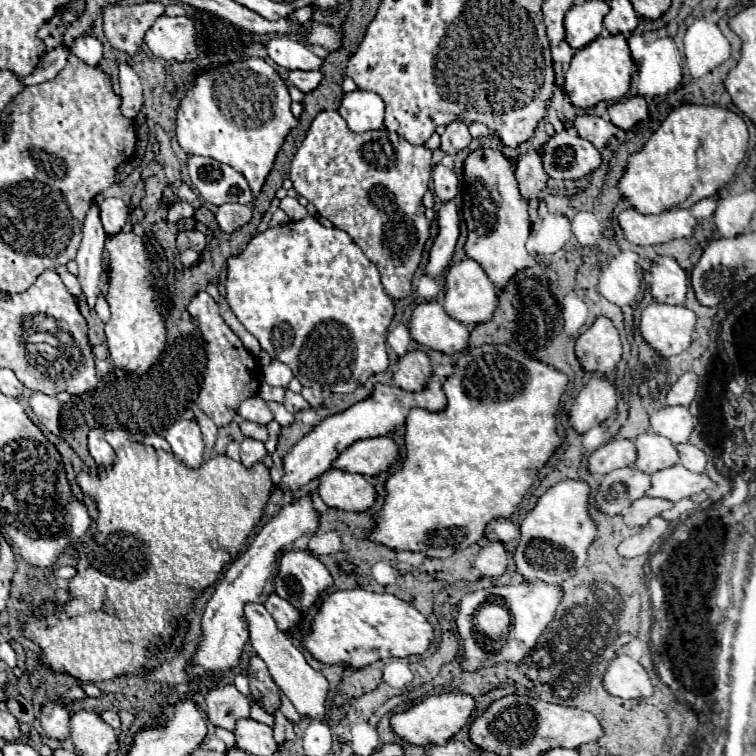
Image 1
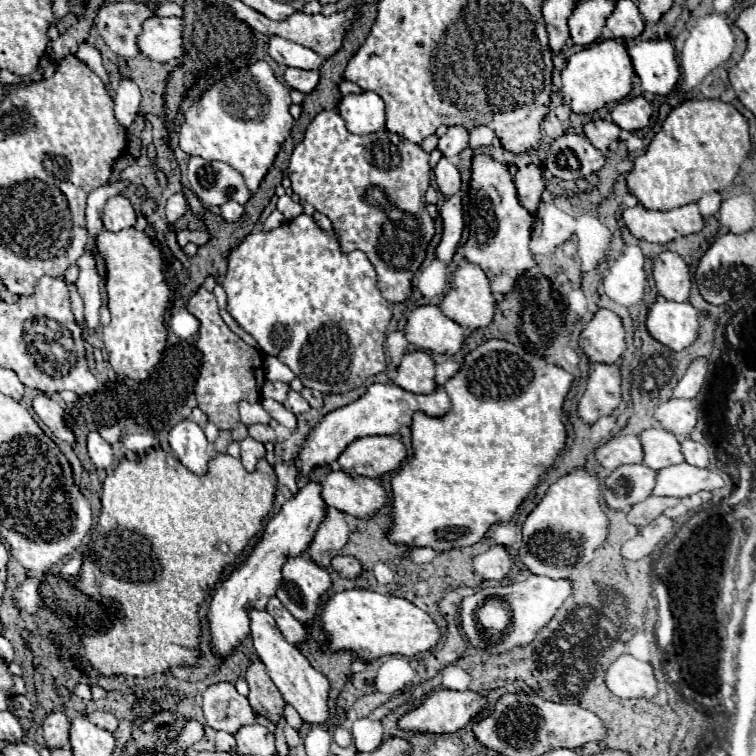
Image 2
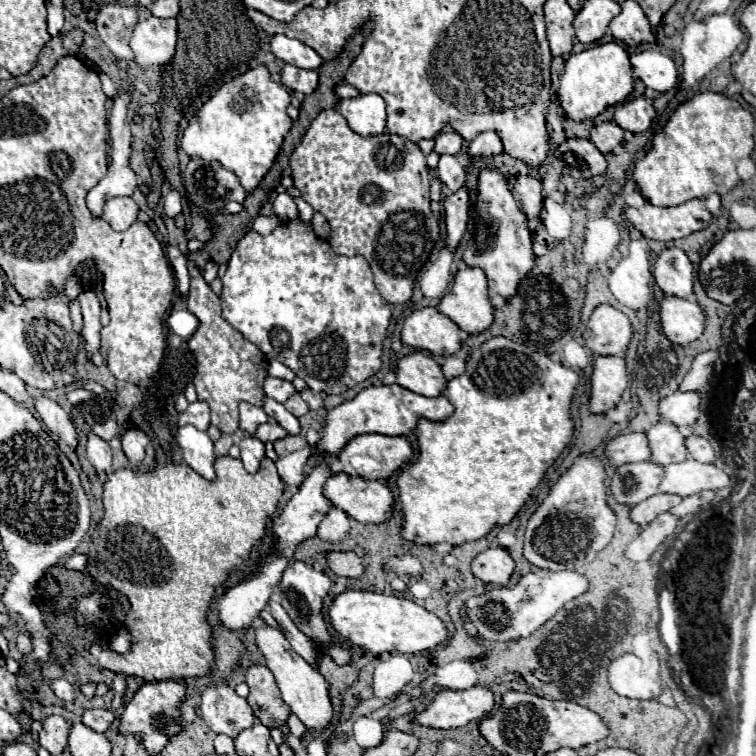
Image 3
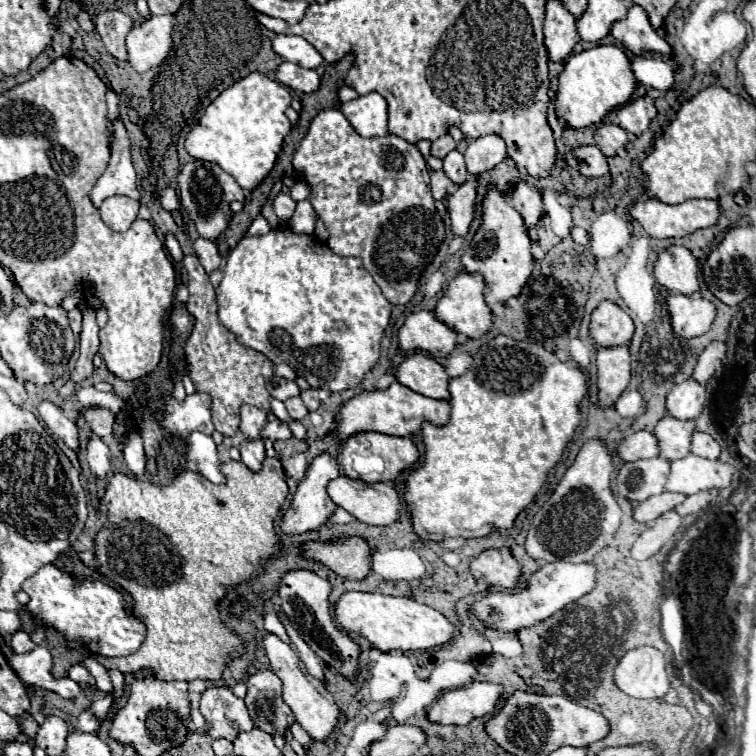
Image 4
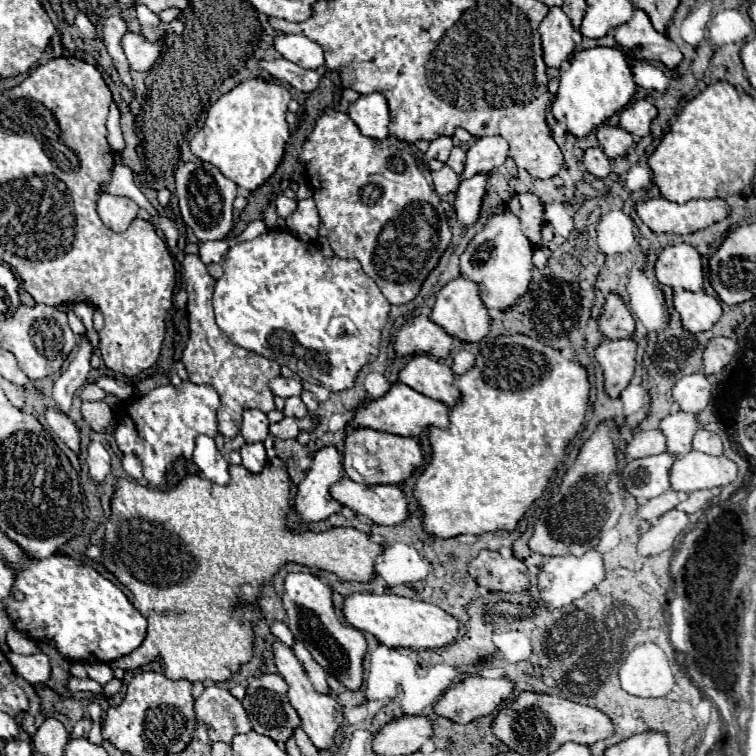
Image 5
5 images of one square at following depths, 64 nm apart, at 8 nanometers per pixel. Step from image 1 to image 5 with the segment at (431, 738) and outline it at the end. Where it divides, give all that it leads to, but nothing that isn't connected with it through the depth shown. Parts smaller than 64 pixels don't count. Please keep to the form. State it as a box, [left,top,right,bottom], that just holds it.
[434,676,512,724]

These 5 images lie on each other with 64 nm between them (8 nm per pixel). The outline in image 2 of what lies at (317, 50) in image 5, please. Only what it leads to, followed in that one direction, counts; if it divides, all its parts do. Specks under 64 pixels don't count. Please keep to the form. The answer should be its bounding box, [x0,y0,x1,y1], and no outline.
[268,36,324,70]

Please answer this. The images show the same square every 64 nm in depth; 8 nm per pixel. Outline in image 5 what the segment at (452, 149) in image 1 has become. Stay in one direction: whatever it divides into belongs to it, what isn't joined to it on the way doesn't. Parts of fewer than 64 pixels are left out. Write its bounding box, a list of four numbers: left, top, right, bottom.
[426,136,454,162]

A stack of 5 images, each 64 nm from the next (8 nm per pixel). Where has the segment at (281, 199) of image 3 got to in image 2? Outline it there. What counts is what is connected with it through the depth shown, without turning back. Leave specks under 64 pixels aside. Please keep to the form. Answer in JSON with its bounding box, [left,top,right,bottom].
[276,194,304,220]

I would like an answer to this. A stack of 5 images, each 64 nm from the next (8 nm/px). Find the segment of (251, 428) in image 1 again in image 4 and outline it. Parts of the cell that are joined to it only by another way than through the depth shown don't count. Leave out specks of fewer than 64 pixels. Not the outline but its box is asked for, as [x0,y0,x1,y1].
[262,420,292,440]

